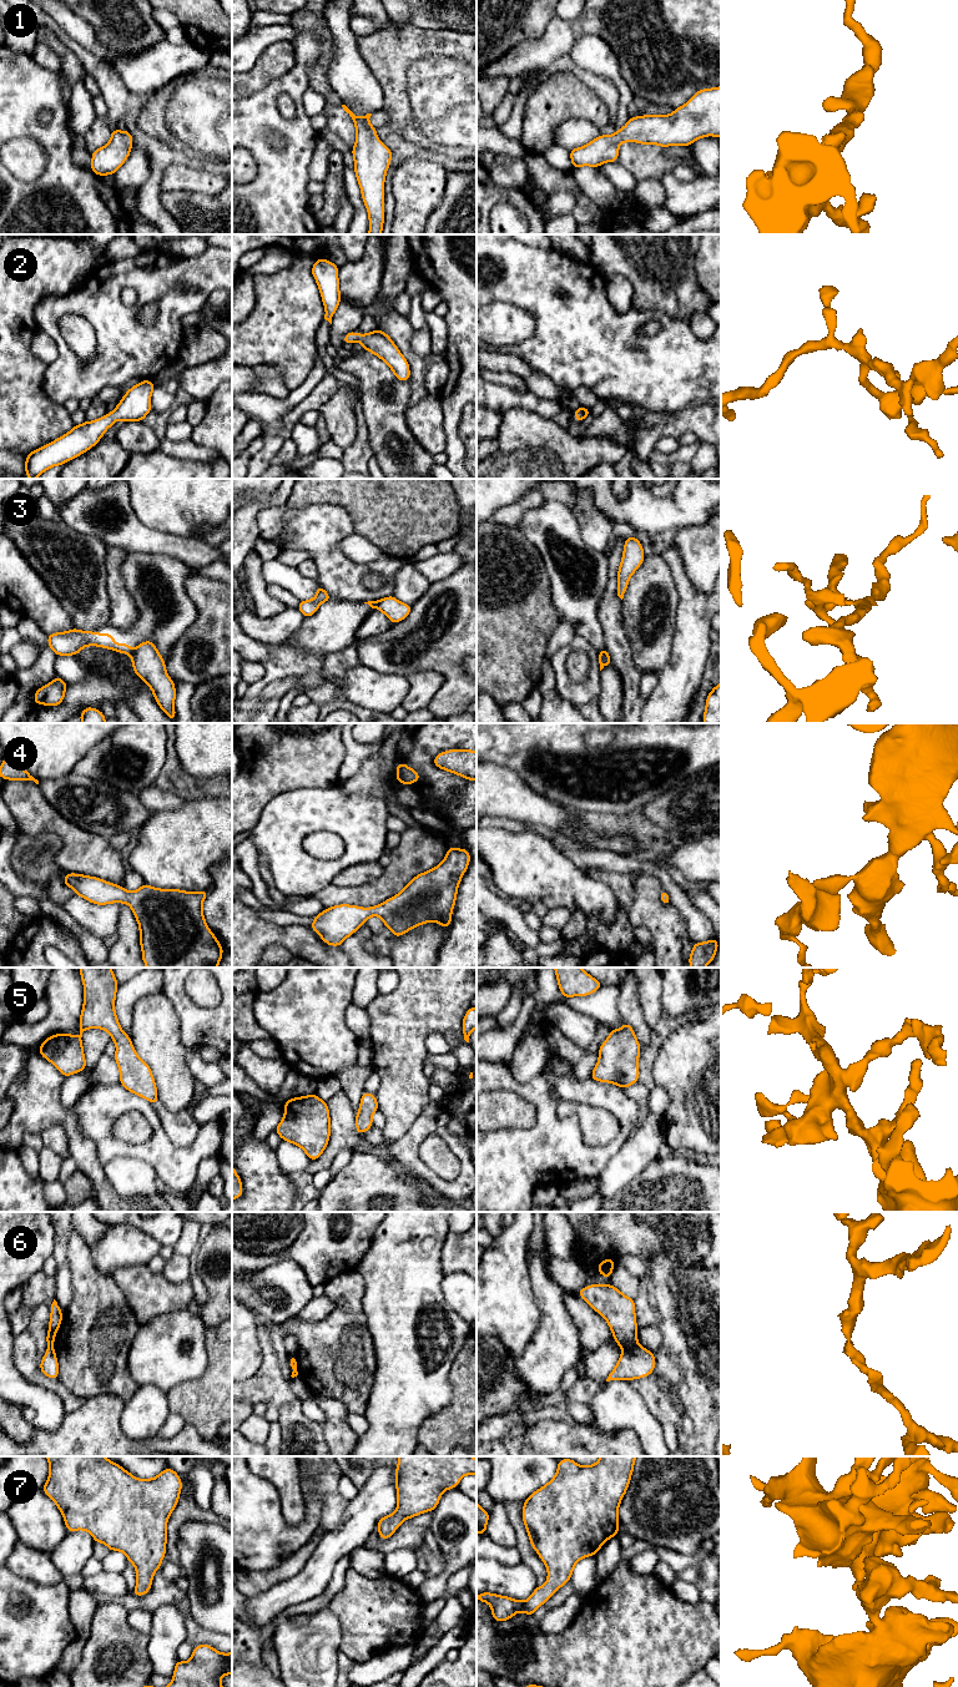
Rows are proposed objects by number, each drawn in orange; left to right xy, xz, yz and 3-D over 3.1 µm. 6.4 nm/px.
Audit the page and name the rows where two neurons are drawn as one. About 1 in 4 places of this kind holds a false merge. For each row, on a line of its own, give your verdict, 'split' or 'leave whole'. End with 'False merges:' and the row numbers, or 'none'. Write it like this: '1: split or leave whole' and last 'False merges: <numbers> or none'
1: leave whole
2: leave whole
3: split
4: leave whole
5: leave whole
6: split
7: leave whole
False merges: 3, 6

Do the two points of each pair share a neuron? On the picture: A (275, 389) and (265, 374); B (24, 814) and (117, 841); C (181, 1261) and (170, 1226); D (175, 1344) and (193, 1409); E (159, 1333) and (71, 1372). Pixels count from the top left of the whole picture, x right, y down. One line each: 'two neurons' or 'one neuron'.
A: one neuron
B: two neurons
C: two neurons
D: two neurons
E: two neurons

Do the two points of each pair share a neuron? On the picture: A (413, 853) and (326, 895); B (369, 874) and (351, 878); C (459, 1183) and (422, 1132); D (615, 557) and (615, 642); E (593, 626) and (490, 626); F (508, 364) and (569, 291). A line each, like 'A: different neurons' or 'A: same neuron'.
A: same neuron
B: same neuron
C: same neuron
D: same neuron
E: different neurons
F: different neurons

